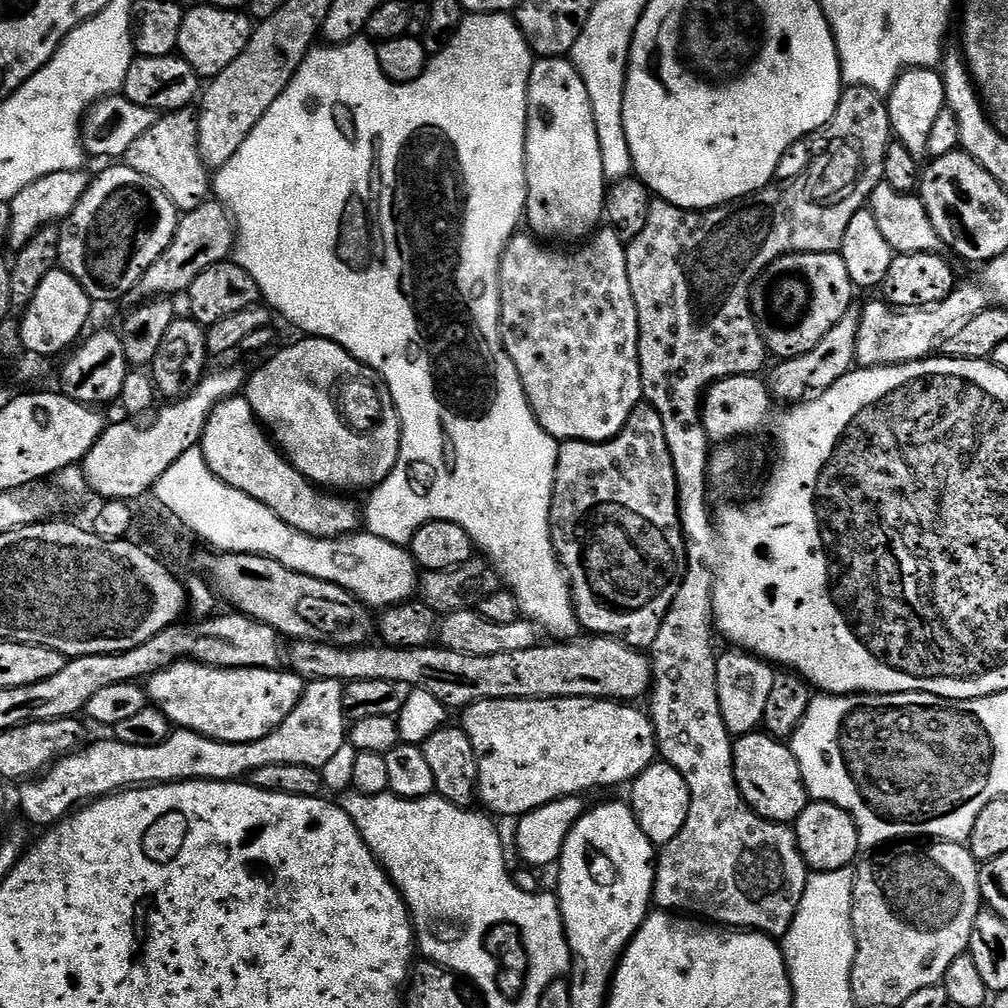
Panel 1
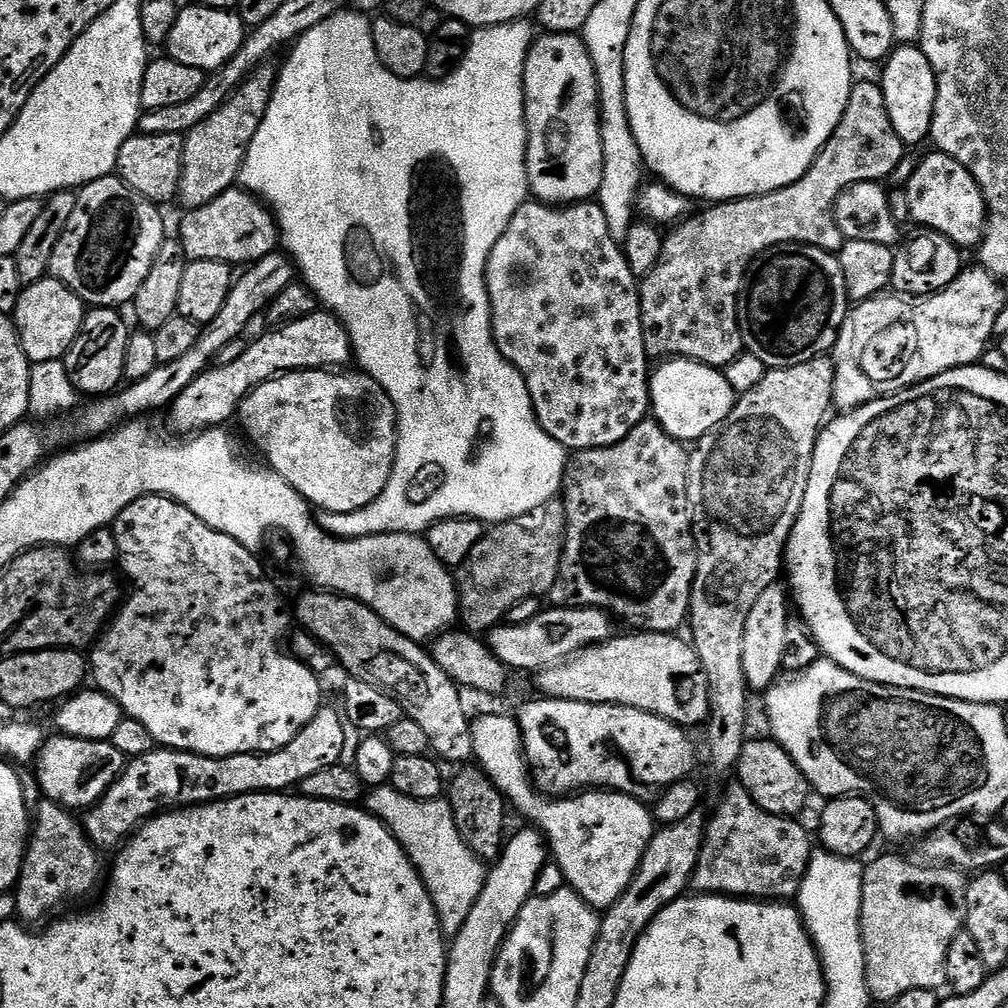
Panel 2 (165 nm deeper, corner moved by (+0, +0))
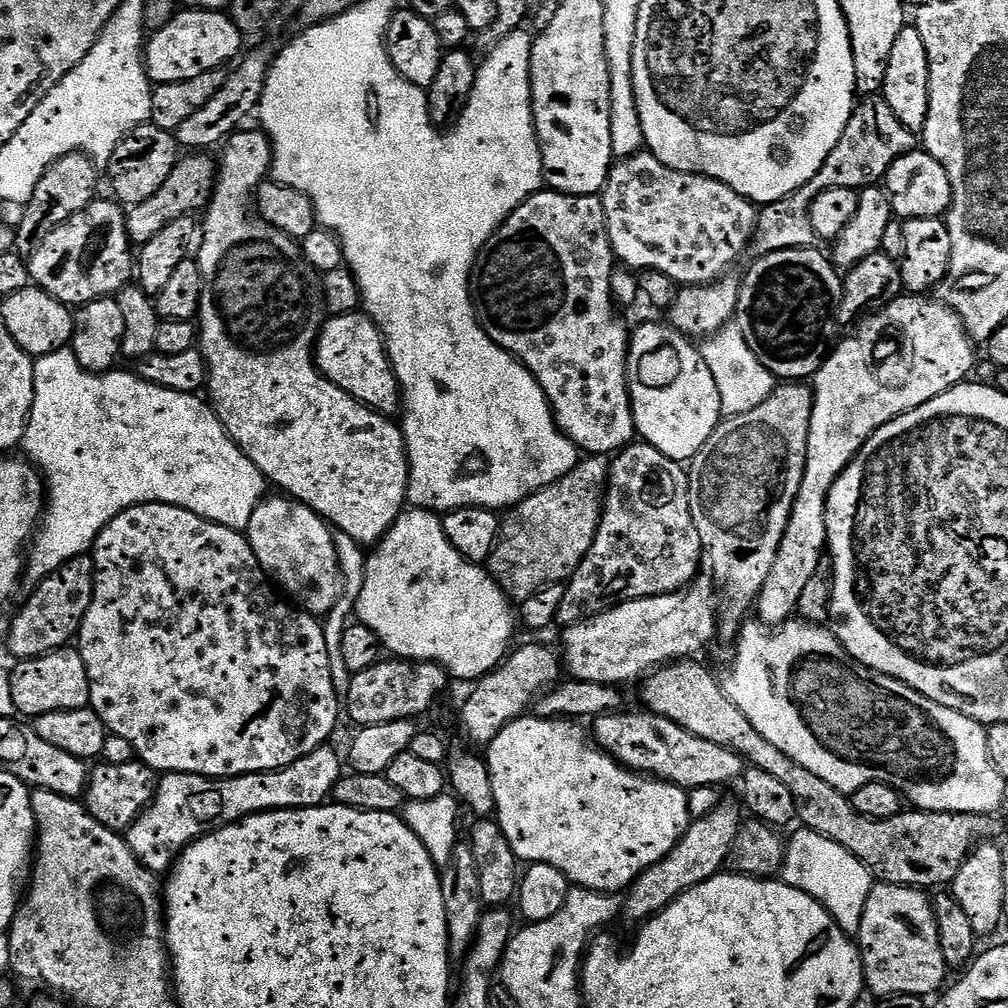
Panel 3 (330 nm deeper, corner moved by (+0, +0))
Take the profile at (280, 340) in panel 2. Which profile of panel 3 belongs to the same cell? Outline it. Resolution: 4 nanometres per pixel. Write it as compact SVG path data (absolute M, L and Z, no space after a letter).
M357 310L341 316L328 316L320 330L320 337L316 339L314 359L320 373L334 382L334 386L346 390L346 394L354 397L359 404L389 418L401 411L400 383L392 369L384 335L367 312Z

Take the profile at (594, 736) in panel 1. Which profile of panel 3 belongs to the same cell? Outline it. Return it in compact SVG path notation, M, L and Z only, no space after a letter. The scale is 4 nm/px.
M628 711L597 716L594 721L595 743L624 767L649 778L666 780L685 790L716 788L721 786L720 784L728 784L731 780L739 781L743 777L746 767L744 757L714 742L706 742L661 716L635 716Z

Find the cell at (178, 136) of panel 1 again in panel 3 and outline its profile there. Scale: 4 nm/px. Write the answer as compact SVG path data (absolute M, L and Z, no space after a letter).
M150 122L138 125L120 139L106 166L108 184L113 192L111 195L124 206L141 204L146 202L146 198L154 198L154 194L162 190L162 182L170 178L170 170L174 170L177 159L178 145L173 133L162 130Z

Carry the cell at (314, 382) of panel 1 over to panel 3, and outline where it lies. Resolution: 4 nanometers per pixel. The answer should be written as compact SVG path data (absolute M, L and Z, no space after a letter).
M237 130L228 137L223 145L224 153L218 156L218 175L216 186L212 189L212 199L208 202L208 207L203 213L202 235L198 240L200 253L194 256L197 266L202 274L202 298L200 299L200 314L198 317L198 347L204 359L208 362L208 383L206 385L207 399L212 405L212 410L216 417L222 422L222 426L228 432L228 436L237 446L258 466L260 473L264 475L265 481L277 484L281 488L281 493L287 494L291 499L312 508L319 516L323 516L325 521L336 532L345 532L354 538L358 546L375 546L380 543L392 528L392 523L405 511L408 500L408 450L404 442L404 433L399 427L392 425L393 421L389 417L381 416L378 412L373 412L371 408L364 404L359 404L346 390L334 386L320 373L316 367L314 359L314 349L316 339L320 337L320 330L324 326L326 319L319 303L311 304L304 296L319 297L322 292L321 277L306 262L303 247L297 241L292 240L282 230L270 226L265 220L261 220L259 215L254 214L254 193L256 187L265 183L272 166L272 142L263 131L244 132Z

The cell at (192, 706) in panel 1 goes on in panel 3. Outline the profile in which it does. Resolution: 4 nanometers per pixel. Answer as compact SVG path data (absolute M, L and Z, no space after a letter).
M135 504L122 514L118 514L100 531L90 555L96 564L96 581L94 582L94 594L90 602L90 610L86 610L86 618L82 622L78 633L78 651L82 662L86 662L86 674L90 678L90 698L92 699L90 707L98 714L98 718L102 718L102 722L106 725L111 735L118 738L126 738L126 742L130 742L130 746L134 746L140 763L147 764L149 768L154 769L158 774L181 772L182 774L202 774L203 776L214 776L217 778L222 776L241 776L242 774L273 772L279 768L285 768L302 758L306 758L306 754L325 747L331 741L328 739L331 738L332 731L335 730L340 716L342 720L342 701L335 694L334 681L331 678L330 657L327 654L323 623L317 617L311 616L309 612L293 606L287 599L282 598L281 593L274 587L270 577L262 570L262 566L258 562L258 558L254 554L254 550L250 546L250 542L244 532L235 532L233 528L227 528L221 524L203 520L198 514L173 504Z

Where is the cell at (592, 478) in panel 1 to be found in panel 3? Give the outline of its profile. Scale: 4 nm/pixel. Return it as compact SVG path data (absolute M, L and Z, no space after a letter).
M633 442L615 453L611 461L604 513L596 537L586 558L571 580L567 581L556 619L560 622L575 622L585 619L588 613L595 614L606 608L614 608L626 600L641 600L647 596L678 592L697 579L699 572L696 571L701 571L703 555L702 542L690 514L685 465L679 460L666 458L666 454L662 454L654 446Z

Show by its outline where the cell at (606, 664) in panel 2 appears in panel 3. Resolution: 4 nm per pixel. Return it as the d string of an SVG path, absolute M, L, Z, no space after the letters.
M696 658L678 660L655 669L643 681L643 684L645 683L644 704L648 707L645 709L653 716L661 716L682 726L690 734L694 734L706 742L714 742L718 746L744 757L751 767L766 770L766 774L774 774L774 778L778 778L778 782L783 782L786 790L790 790L790 794L794 794L796 820L804 823L801 825L807 831L822 834L822 838L830 838L830 842L838 842L838 846L850 850L850 854L854 854L854 858L858 858L864 863L877 881L885 884L901 884L907 888L921 890L933 890L932 888L938 887L939 884L951 885L952 879L958 874L958 870L966 862L966 858L972 853L972 849L976 847L977 843L988 842L995 837L992 836L996 832L996 824L992 821L993 817L983 812L905 810L899 812L894 818L882 818L881 820L866 818L862 814L858 814L858 810L854 810L851 799L845 793L834 790L834 786L830 786L830 782L822 782L822 778L818 778L818 774L810 774L810 770L806 770L806 766L798 766L798 762L794 762L794 758L782 754L782 750L778 750L778 746L774 746L774 742L766 742L766 738L762 738L762 734L758 734L758 730L754 730L750 718L746 718L746 714L742 714L742 710L738 710L738 706L734 706L732 699L724 693L723 683L719 679L715 680L711 670L703 668L698 661L699 659Z

